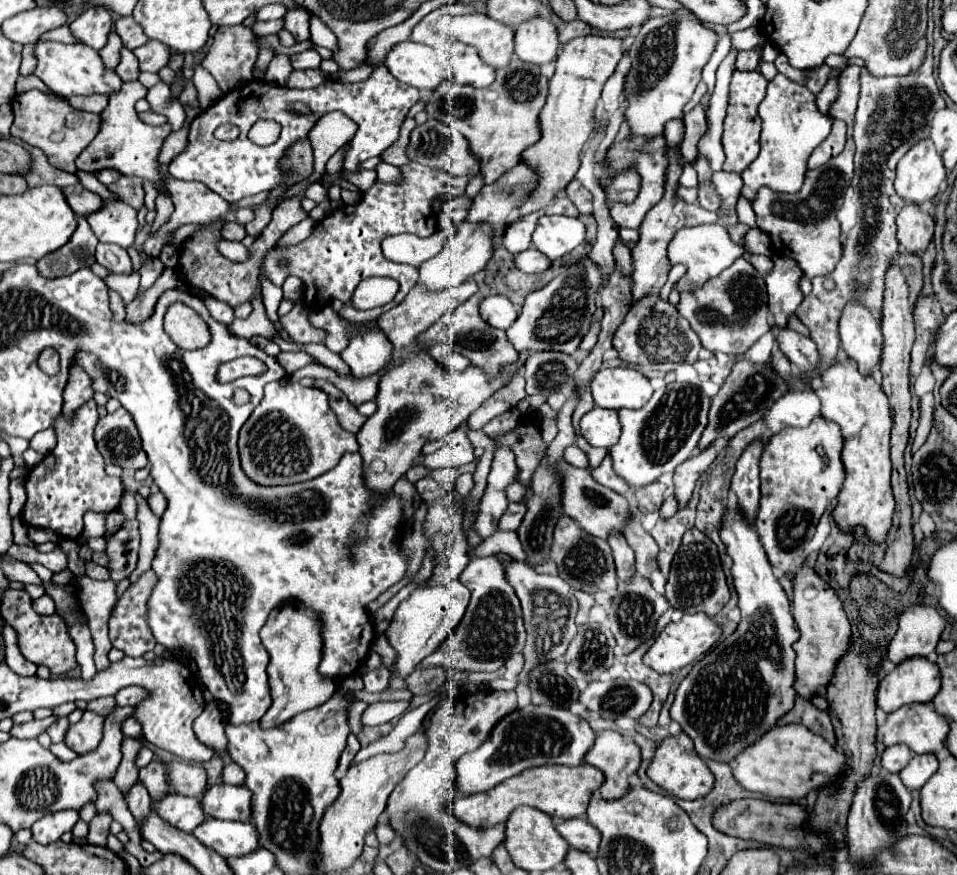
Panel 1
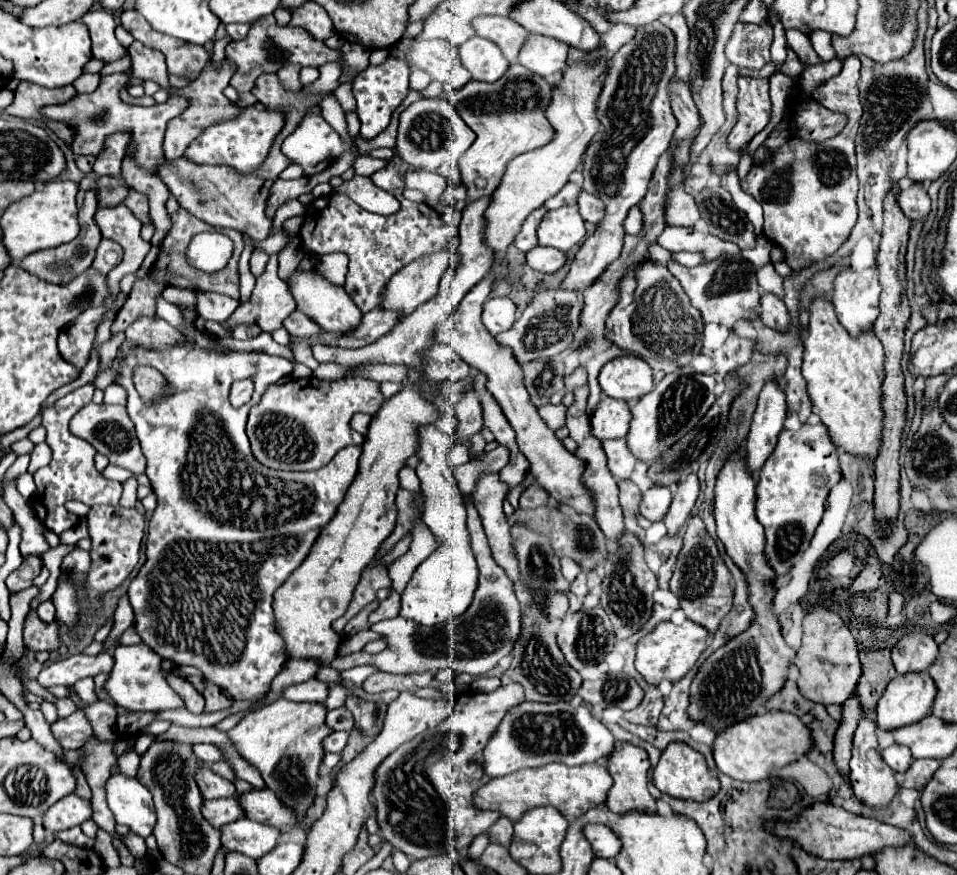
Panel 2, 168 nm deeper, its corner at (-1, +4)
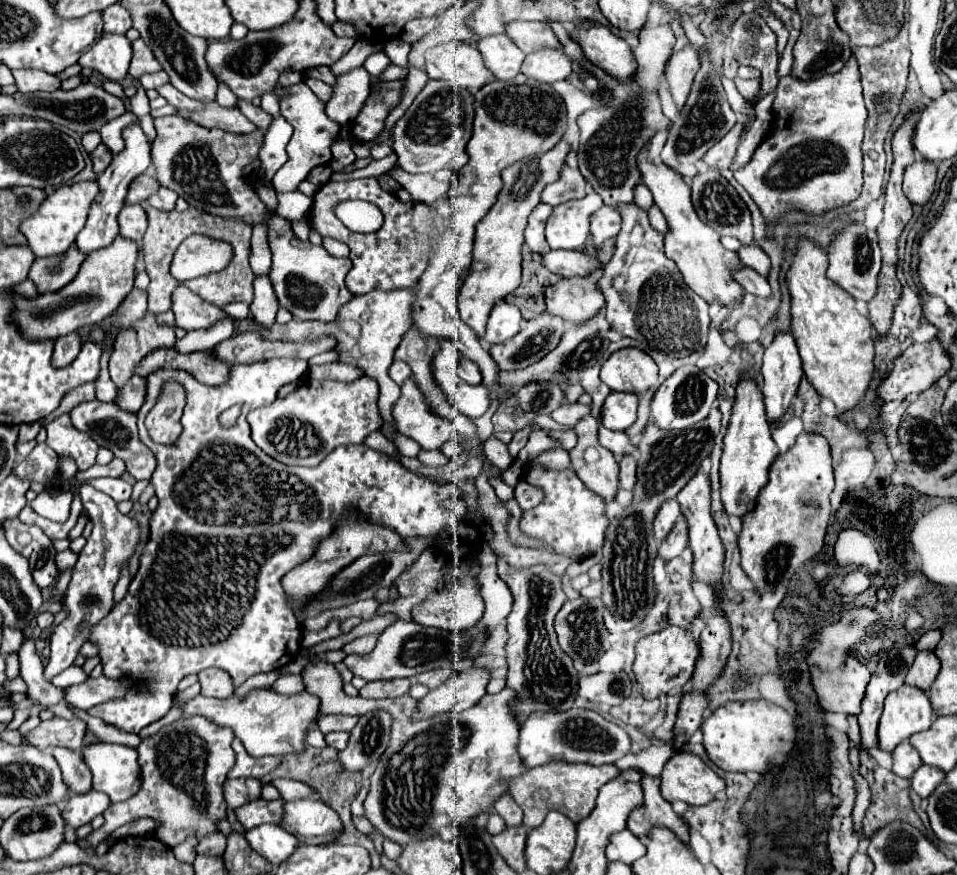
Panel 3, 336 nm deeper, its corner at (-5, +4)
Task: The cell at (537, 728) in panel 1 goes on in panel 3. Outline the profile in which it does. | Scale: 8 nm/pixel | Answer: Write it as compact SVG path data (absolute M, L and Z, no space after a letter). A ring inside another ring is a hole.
M572 708L566 712L534 712L520 726L518 754L526 768L534 768L548 762L586 762L586 764L612 764L626 756L630 750L628 734L604 720L598 712L586 708Z

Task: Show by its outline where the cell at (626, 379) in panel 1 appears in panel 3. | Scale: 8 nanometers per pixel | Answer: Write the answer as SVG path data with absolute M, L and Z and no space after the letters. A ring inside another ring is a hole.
M624 348L604 362L600 380L614 392L642 394L656 384L658 366L644 350Z

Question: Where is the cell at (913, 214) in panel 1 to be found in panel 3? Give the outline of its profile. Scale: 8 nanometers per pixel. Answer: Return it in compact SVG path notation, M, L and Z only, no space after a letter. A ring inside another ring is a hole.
M914 162L906 168L904 174L904 196L918 206L924 206L932 192L936 182L936 166L932 162Z

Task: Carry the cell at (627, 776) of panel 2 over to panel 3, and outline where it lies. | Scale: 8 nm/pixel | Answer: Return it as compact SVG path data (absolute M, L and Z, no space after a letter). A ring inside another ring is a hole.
M640 772L640 774L642 774L640 786L644 792L644 804L630 812L626 828L634 836L644 838L652 826L662 824L662 826L670 828L682 842L688 842L688 828L684 826L682 818L672 810L670 802L666 802L660 796L660 778L650 776L646 772Z

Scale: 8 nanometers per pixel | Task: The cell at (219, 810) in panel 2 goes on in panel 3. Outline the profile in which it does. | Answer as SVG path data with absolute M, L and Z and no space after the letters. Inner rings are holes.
M282 798L280 800L274 800L274 802L268 802L268 800L252 800L240 808L236 808L236 818L238 822L248 830L248 828L254 828L254 826L260 826L260 824L278 824L280 822L280 816L282 816Z

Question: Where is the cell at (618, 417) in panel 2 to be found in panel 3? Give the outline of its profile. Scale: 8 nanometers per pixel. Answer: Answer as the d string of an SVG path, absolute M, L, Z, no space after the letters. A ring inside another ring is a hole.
M612 392L602 406L602 424L608 430L624 432L636 422L636 408L638 408L638 396Z

